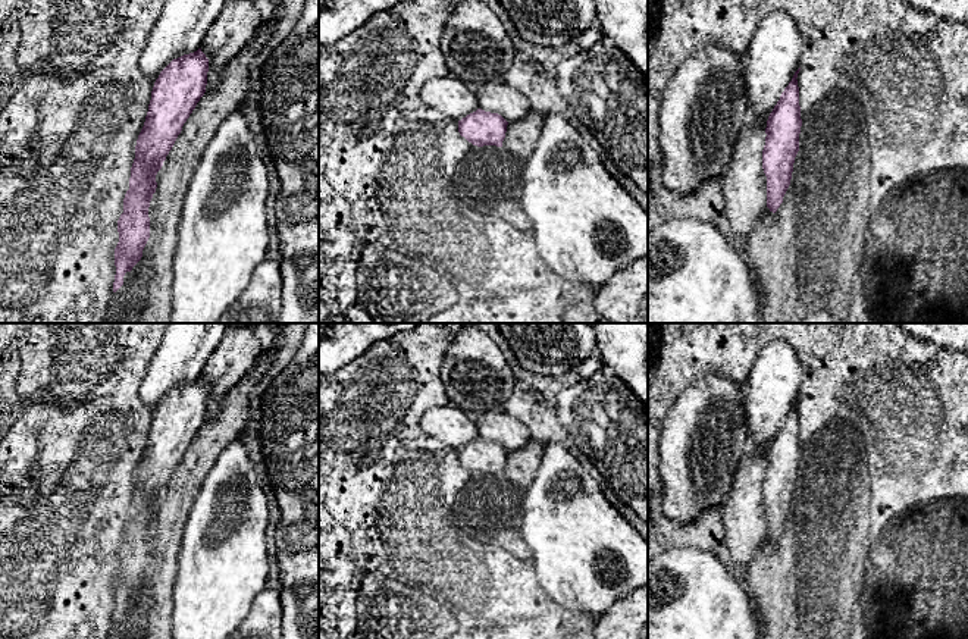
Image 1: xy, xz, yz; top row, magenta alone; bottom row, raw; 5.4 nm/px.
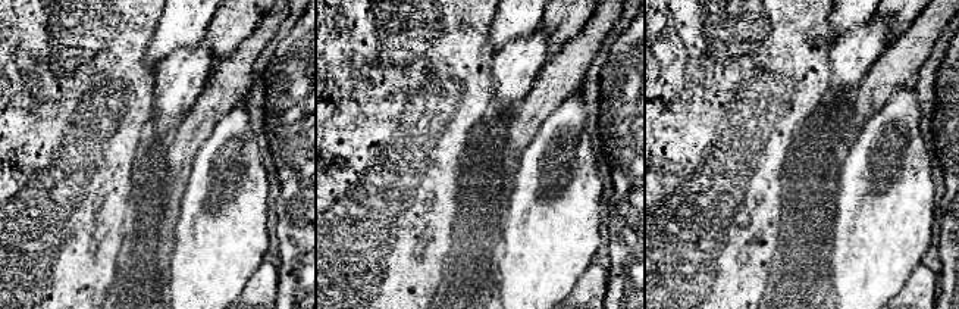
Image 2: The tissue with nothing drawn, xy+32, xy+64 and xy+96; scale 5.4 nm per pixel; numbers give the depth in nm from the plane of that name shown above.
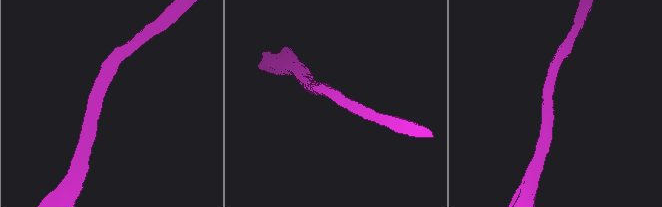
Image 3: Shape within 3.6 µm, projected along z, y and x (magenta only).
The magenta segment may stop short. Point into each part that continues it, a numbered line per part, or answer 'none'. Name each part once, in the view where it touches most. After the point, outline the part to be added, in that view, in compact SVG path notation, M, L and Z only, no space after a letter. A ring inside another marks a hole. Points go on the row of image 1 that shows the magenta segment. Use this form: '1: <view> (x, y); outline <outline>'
none

